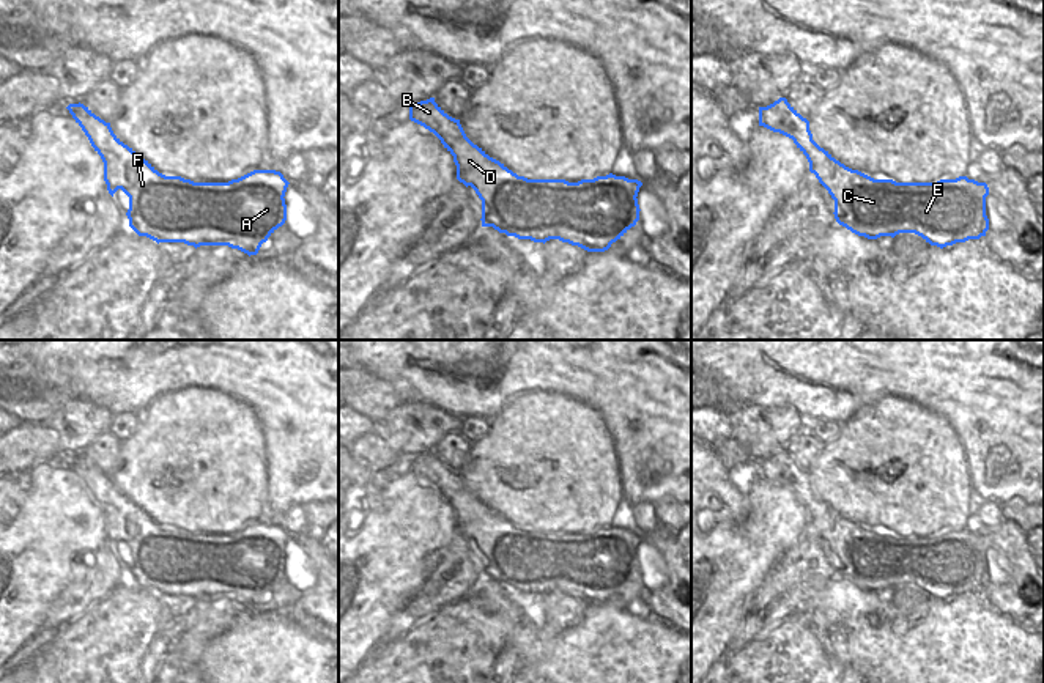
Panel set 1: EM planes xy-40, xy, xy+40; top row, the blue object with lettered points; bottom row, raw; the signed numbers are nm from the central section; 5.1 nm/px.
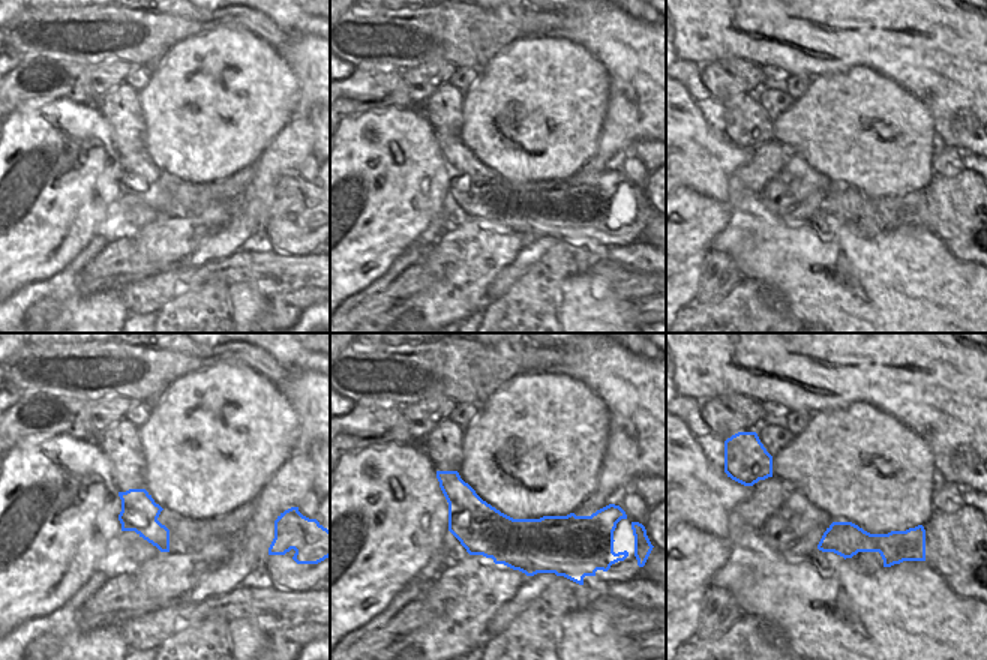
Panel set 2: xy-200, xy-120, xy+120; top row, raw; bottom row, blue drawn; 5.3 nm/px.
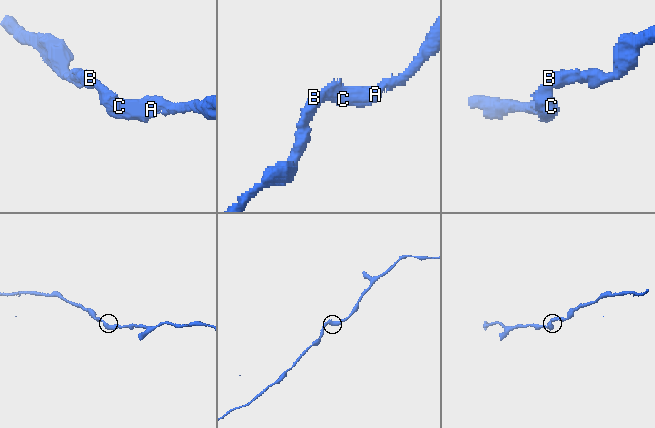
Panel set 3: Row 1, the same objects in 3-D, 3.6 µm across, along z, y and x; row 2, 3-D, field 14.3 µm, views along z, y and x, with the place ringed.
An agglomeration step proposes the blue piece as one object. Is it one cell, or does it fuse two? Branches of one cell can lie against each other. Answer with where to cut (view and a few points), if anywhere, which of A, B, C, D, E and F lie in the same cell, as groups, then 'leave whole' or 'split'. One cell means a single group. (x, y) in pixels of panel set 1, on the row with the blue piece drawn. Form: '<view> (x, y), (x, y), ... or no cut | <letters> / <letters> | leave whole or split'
no cut | A B C D E F | leave whole

